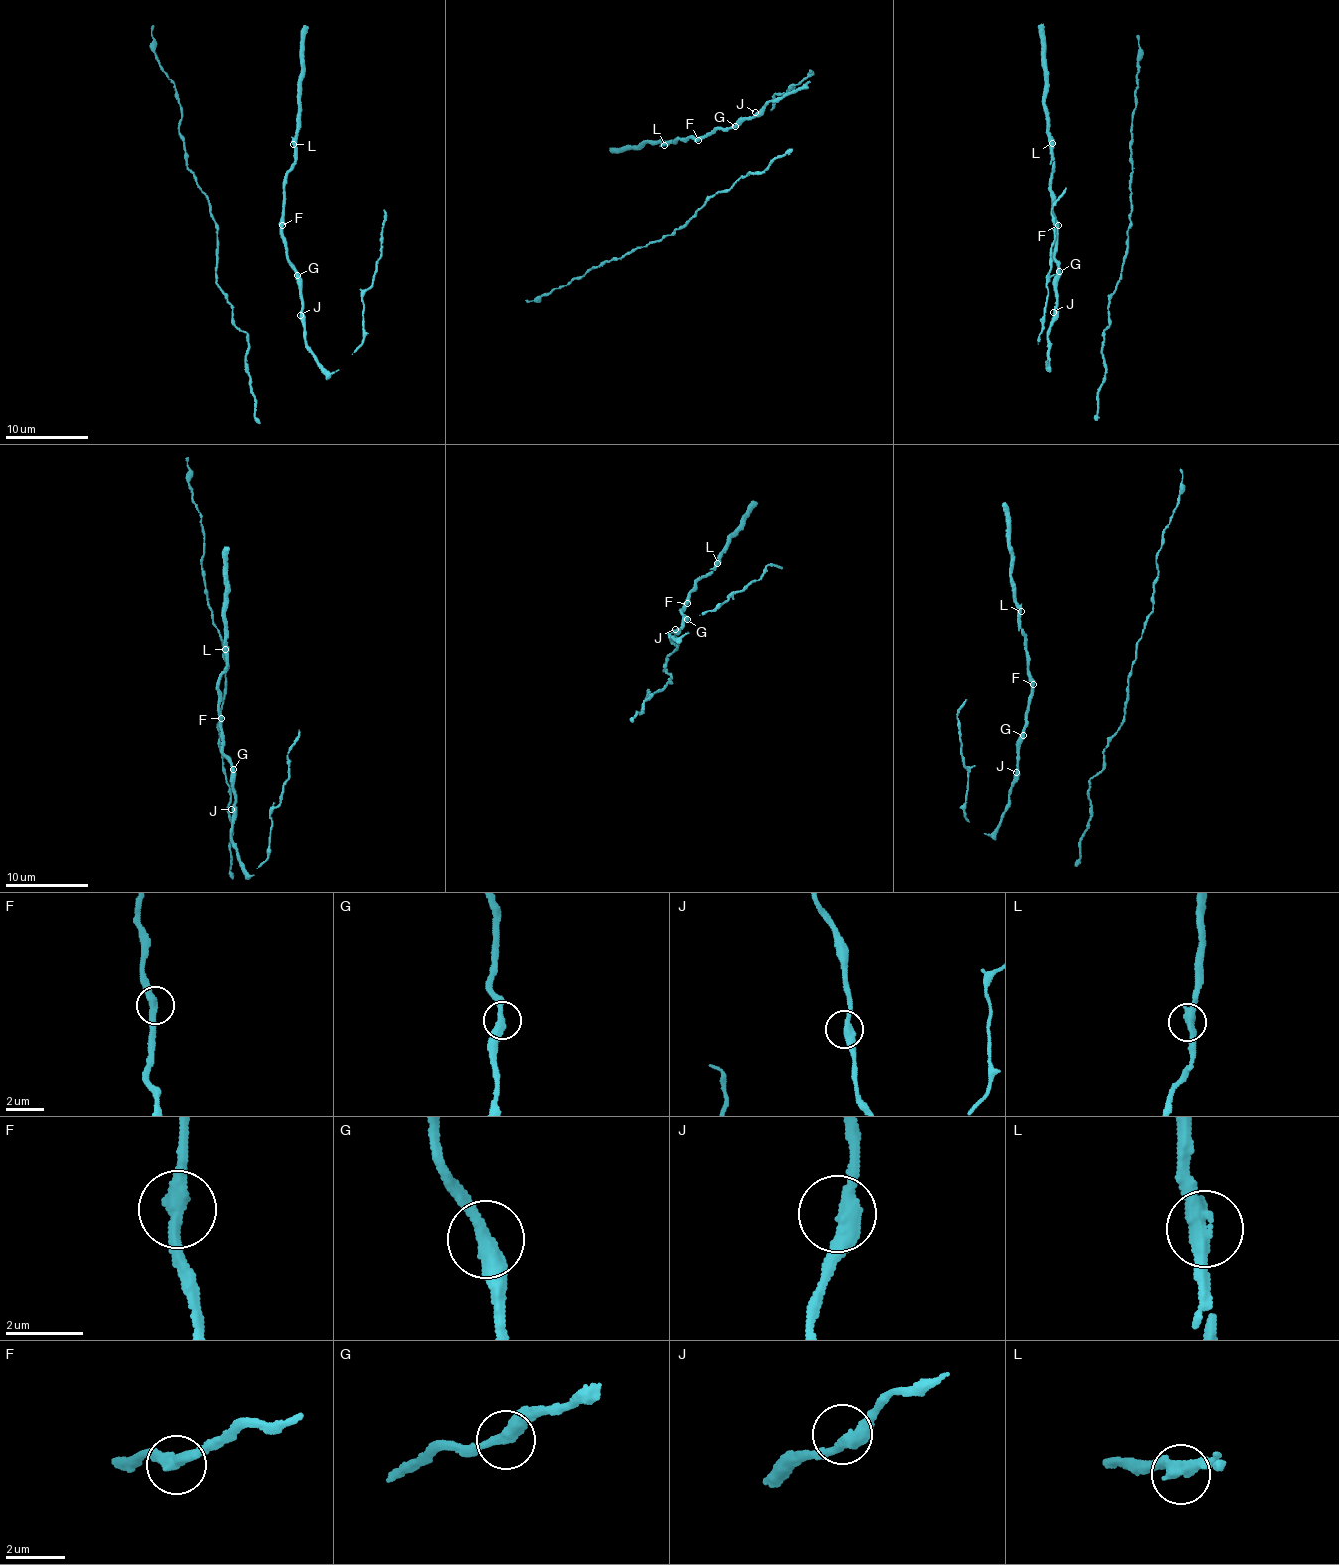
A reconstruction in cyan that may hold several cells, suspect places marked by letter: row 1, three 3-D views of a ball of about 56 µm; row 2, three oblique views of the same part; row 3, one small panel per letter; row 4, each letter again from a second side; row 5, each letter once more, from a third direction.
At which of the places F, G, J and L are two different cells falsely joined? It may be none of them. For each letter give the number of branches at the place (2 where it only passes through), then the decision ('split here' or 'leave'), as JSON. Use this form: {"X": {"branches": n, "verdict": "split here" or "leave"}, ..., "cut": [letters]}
{"F": {"branches": 2, "verdict": "leave"}, "G": {"branches": 2, "verdict": "leave"}, "J": {"branches": 2, "verdict": "leave"}, "L": {"branches": 2, "verdict": "leave"}, "cut": []}

